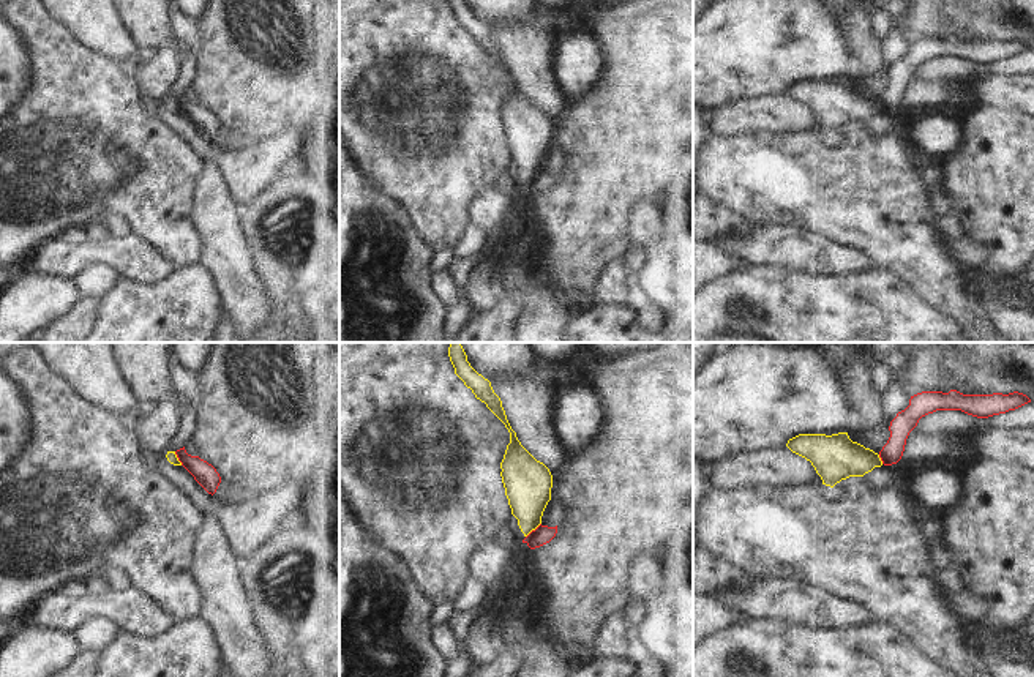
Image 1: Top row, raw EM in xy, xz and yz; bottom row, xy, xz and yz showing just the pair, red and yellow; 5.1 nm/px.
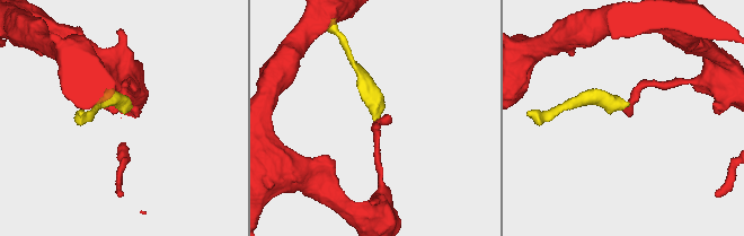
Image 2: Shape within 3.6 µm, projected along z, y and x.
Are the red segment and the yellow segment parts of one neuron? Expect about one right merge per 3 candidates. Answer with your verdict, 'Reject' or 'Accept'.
Reject

